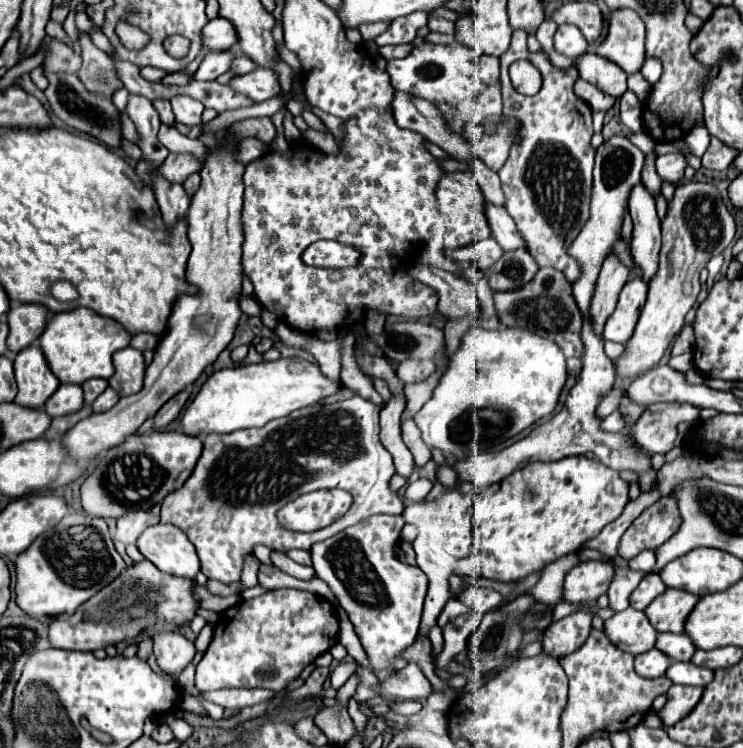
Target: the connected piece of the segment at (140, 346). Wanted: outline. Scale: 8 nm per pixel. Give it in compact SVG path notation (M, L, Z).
M135 334L131 340L131 346L137 350L153 350L157 346L157 336L155 334Z

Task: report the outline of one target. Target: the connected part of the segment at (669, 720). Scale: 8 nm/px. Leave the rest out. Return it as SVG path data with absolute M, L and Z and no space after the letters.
M671 686L667 692L667 704L659 712L663 726L667 728L683 720L699 702L701 694L703 694L701 686Z

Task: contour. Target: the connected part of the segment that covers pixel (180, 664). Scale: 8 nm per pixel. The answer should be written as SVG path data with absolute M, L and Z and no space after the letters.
M159 632L153 638L153 652L161 670L181 674L181 670L193 660L195 646L179 632Z

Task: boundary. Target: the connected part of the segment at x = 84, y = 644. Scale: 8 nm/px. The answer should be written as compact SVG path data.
M149 560L133 564L115 582L99 590L89 602L69 618L55 618L49 624L49 644L63 650L93 652L119 640L133 640L143 628L157 620L171 620L175 624L187 624L193 620L197 604L191 596L193 582L161 574Z

